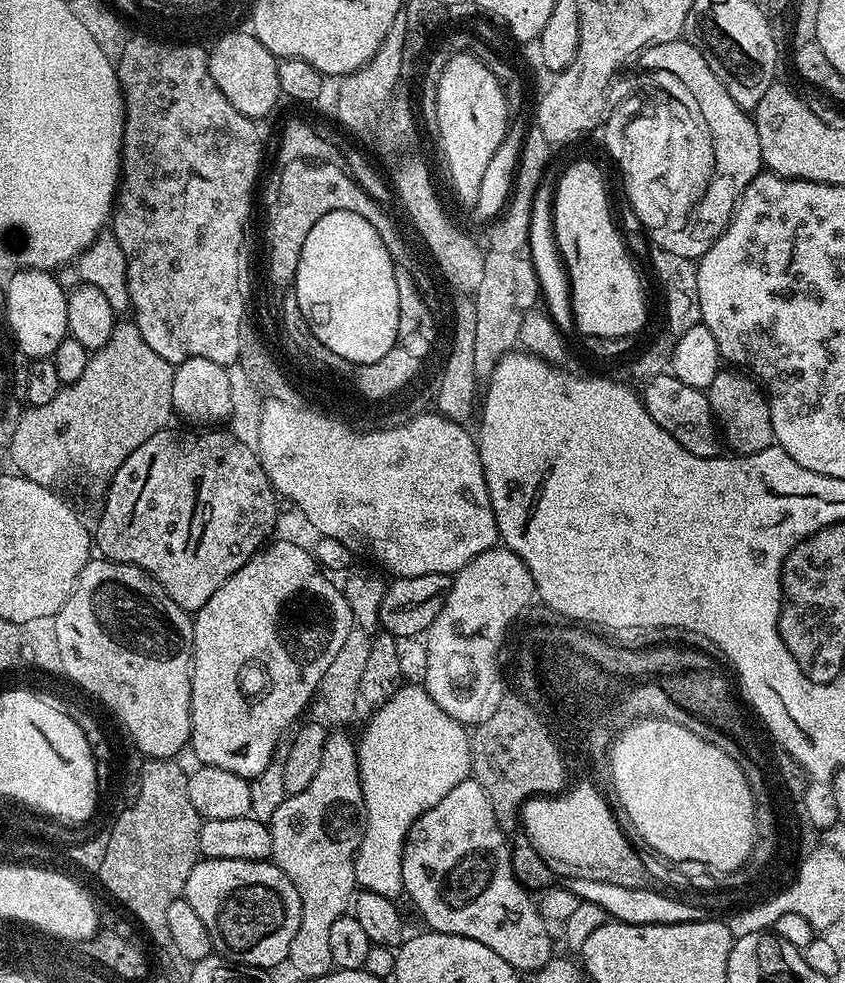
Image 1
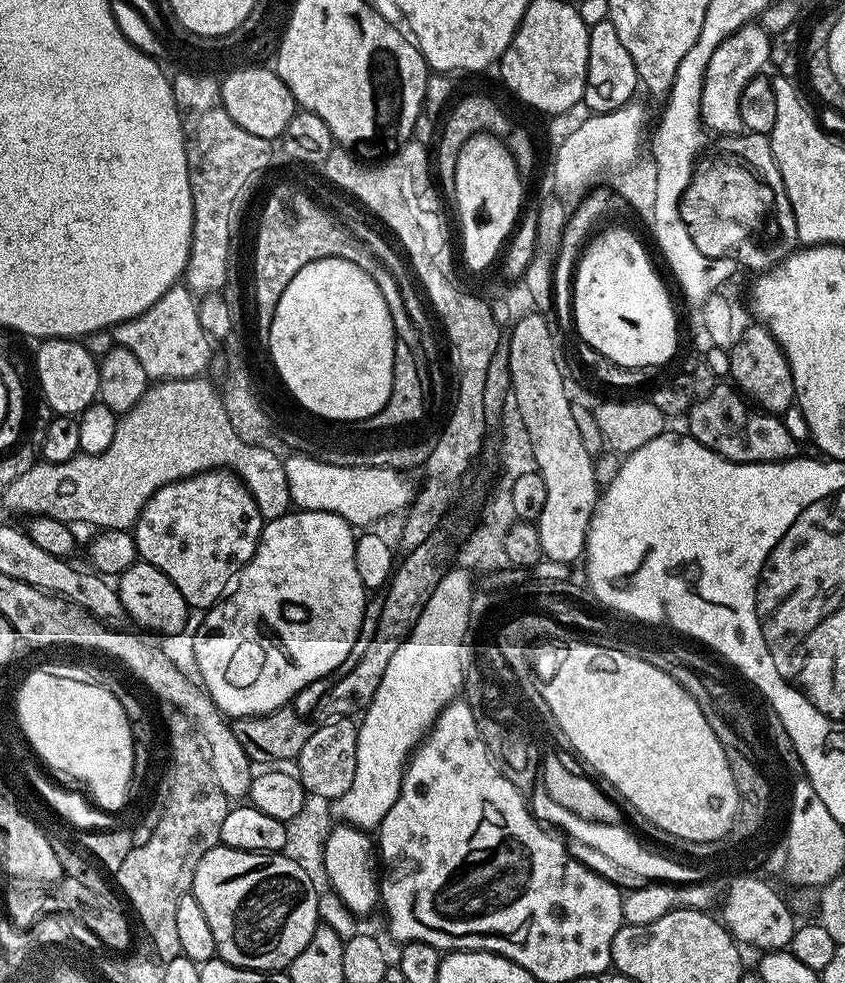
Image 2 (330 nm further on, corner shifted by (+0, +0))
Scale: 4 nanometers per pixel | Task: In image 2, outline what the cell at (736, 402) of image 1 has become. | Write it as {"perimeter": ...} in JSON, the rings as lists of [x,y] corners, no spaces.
{"perimeter":[[[753,323],[751,327],[746,330],[743,329],[739,333],[739,339],[730,351],[732,358],[731,383],[755,407],[773,414],[784,414],[788,407],[790,409],[793,407],[796,399],[788,359],[778,346],[778,342],[763,324]]]}

